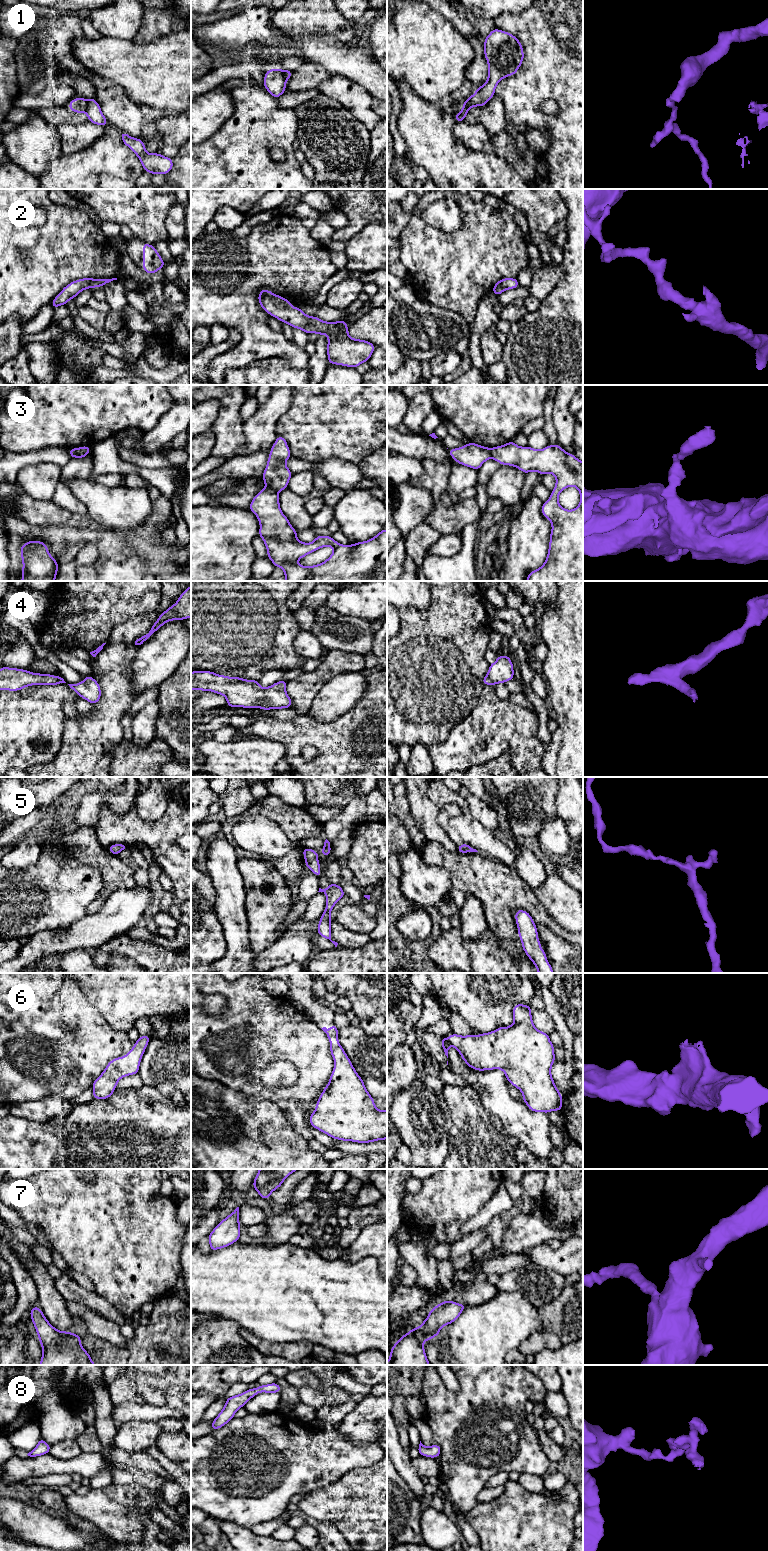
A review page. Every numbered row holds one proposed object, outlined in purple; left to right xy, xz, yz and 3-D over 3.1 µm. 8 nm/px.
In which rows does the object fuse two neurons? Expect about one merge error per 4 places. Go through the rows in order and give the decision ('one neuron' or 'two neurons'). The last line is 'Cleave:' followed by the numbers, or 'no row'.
1: two neurons
2: one neuron
3: two neurons
4: one neuron
5: one neuron
6: one neuron
7: one neuron
8: one neuron
Cleave: 1, 3

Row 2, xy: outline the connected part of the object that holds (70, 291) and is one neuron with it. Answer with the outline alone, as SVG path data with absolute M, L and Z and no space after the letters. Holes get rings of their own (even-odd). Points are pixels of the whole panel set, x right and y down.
M82 278L72 281L70 284L66 285L62 291L54 298L51 302L53 308L57 308L61 305L66 305L70 299L74 299L80 292L85 289L95 287L104 287L105 284L117 280L117 278L112 279L94 279L94 278Z

